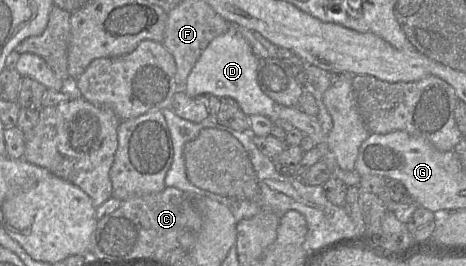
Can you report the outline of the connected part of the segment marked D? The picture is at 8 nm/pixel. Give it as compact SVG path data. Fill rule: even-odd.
M230 27L230 30L226 33L214 38L202 52L188 75L185 93L191 98L203 94L211 94L219 98L232 98L238 102L247 116L263 115L270 118L272 122L277 119L287 120L304 135L310 136L314 140L315 147L321 149L323 153L321 160L333 172L339 165L334 154L327 147L328 133L323 131L317 118L307 115L296 107L283 106L272 100L261 90L257 80L259 59L259 56L244 37L237 30Z

